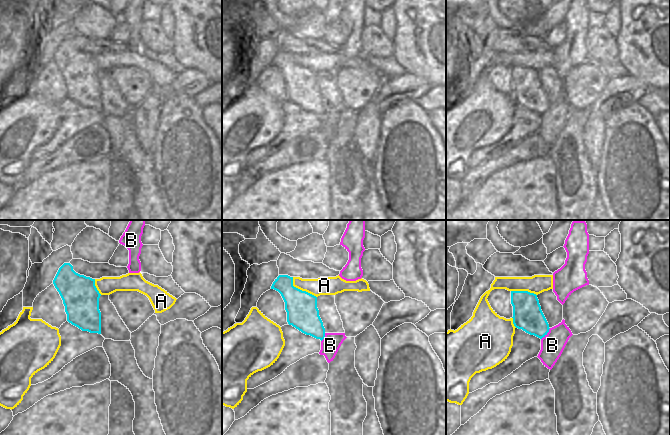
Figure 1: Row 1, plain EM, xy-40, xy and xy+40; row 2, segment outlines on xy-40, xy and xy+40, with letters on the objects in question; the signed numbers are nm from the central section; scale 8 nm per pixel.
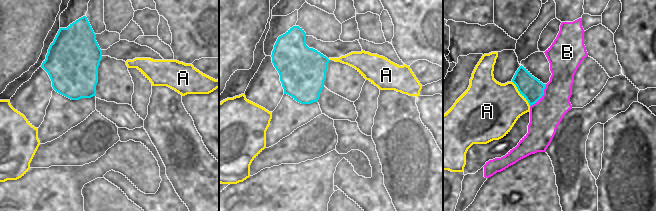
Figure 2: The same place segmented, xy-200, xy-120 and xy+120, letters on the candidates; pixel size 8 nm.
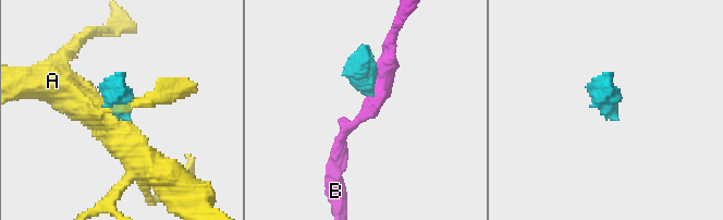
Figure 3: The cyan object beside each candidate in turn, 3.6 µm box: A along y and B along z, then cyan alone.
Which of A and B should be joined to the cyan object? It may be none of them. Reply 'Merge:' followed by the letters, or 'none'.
Merge: none

